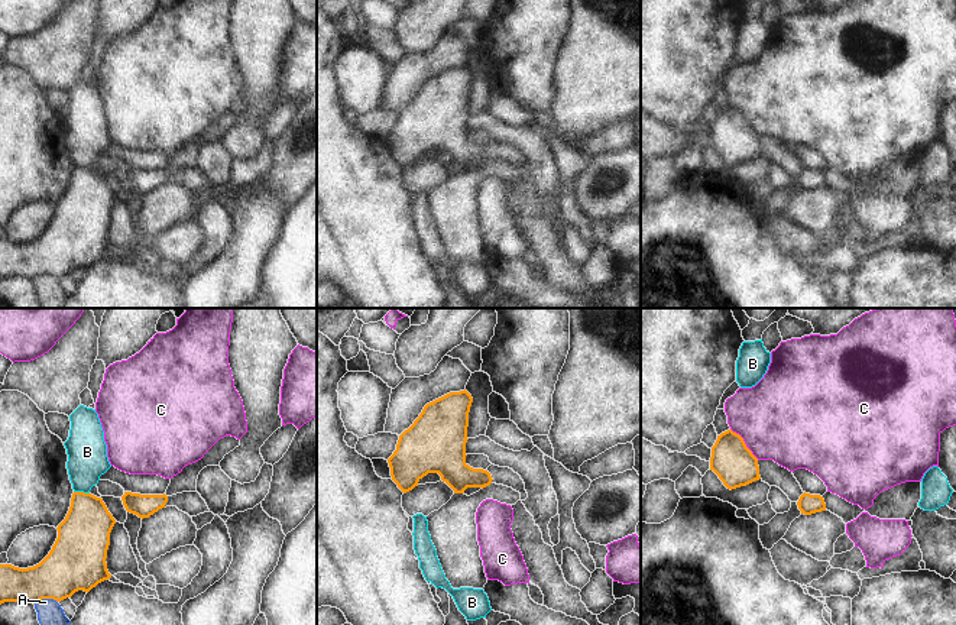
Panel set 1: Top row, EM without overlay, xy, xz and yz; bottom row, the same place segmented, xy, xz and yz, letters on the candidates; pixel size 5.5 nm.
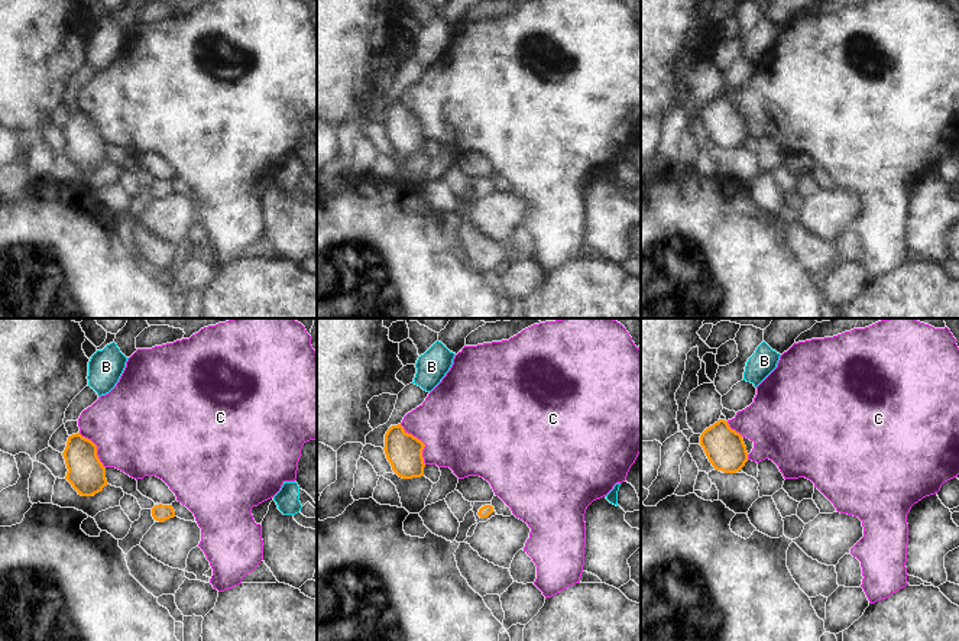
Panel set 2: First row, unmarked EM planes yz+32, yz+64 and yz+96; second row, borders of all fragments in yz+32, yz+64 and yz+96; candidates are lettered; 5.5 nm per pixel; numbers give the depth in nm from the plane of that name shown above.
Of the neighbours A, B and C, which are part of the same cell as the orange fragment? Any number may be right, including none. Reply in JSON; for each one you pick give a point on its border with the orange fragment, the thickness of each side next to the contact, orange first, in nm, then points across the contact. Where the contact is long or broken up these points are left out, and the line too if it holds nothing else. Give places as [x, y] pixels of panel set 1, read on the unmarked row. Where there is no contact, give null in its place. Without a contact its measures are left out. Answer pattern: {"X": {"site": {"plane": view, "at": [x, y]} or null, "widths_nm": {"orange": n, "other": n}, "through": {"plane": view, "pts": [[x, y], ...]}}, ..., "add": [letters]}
{"add": []}

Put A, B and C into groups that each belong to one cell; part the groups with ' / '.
A / B / C

